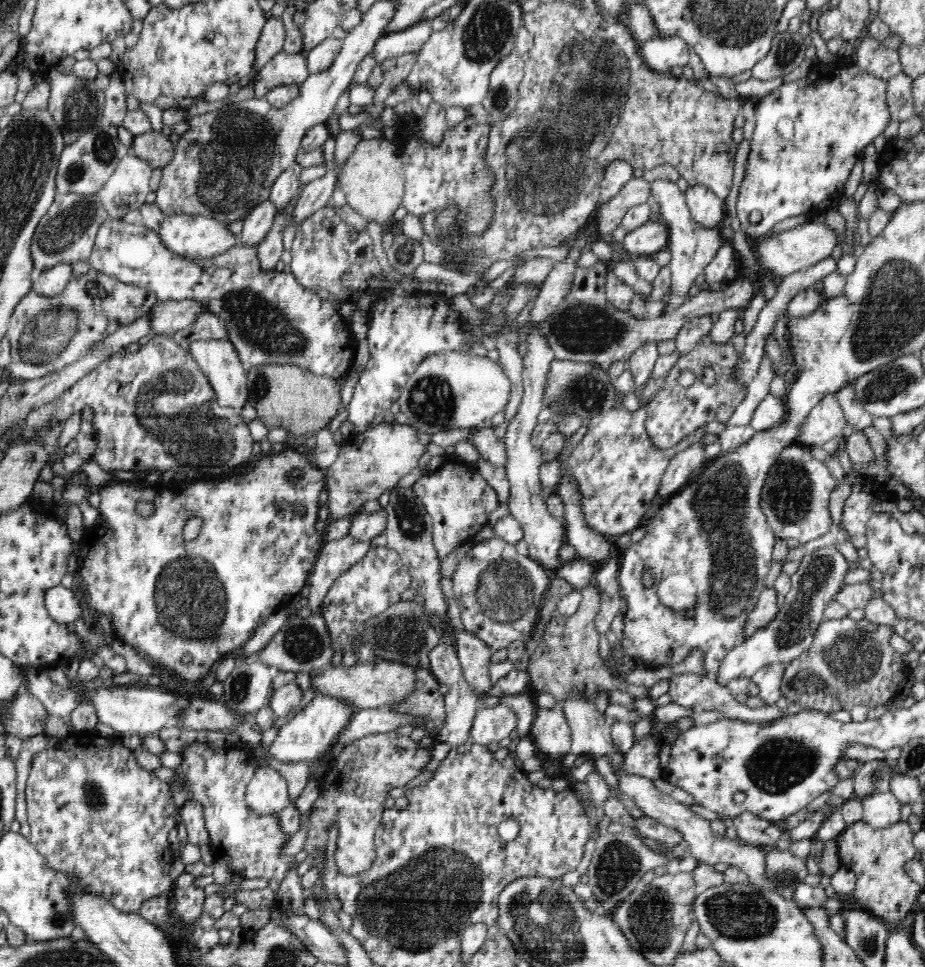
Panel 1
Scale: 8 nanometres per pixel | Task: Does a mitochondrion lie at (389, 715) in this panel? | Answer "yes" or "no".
no

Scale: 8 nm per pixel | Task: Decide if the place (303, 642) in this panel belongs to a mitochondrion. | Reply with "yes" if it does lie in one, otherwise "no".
yes

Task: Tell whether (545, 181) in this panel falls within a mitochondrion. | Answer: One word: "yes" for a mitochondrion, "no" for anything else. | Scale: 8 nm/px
yes

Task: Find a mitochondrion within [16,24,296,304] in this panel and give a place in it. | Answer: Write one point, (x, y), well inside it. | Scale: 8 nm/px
(234, 161)

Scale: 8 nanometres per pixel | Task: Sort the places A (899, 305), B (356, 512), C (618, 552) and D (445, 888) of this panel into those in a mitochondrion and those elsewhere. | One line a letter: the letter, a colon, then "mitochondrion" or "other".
A: mitochondrion
B: other
C: other
D: mitochondrion

